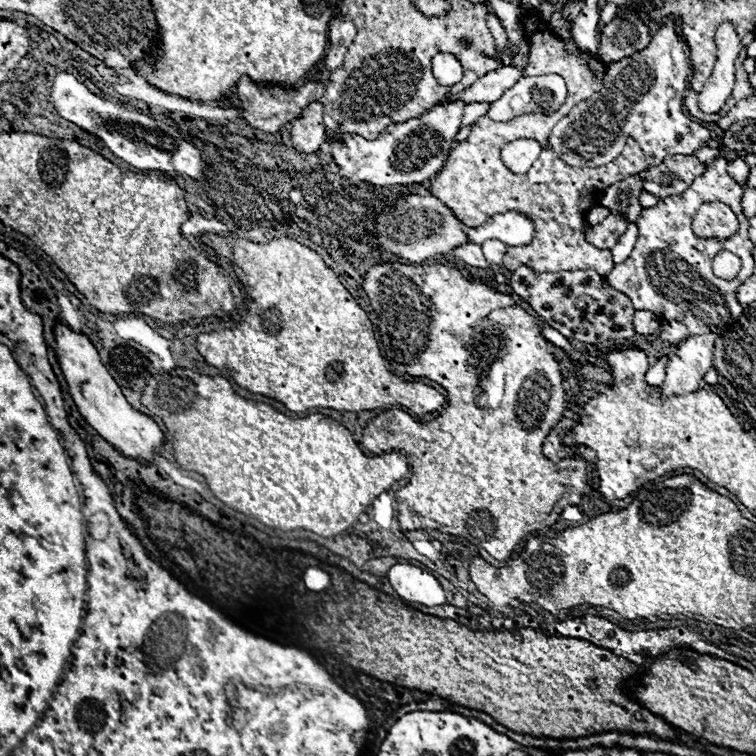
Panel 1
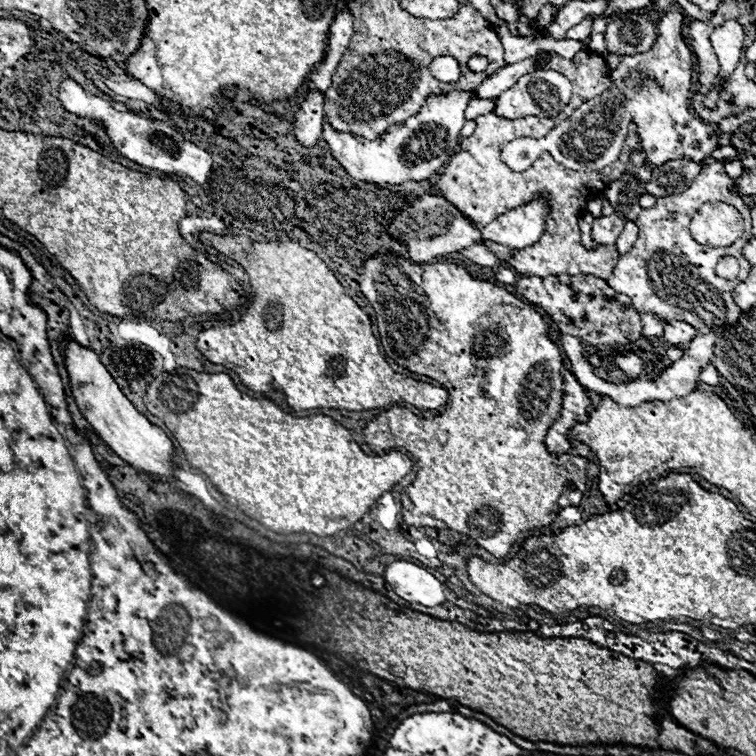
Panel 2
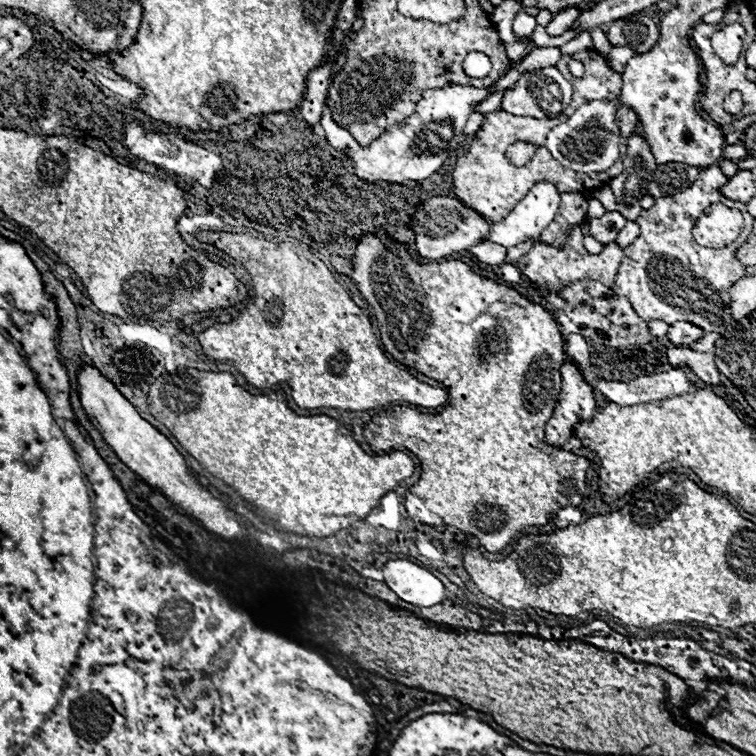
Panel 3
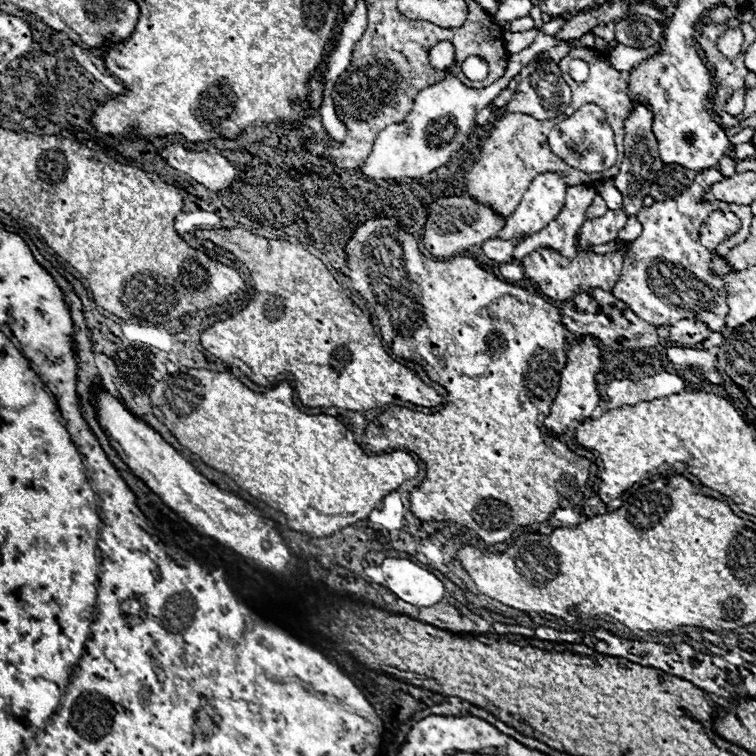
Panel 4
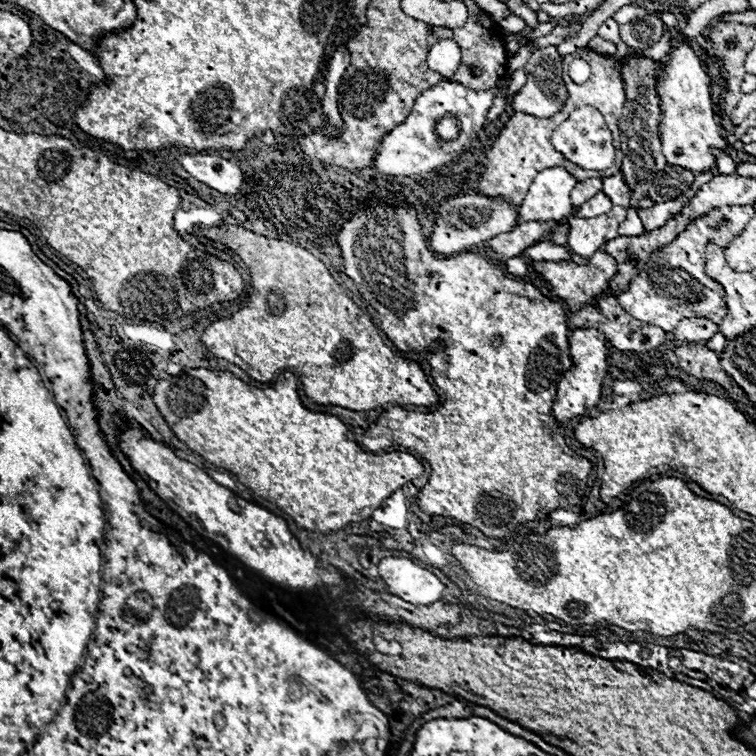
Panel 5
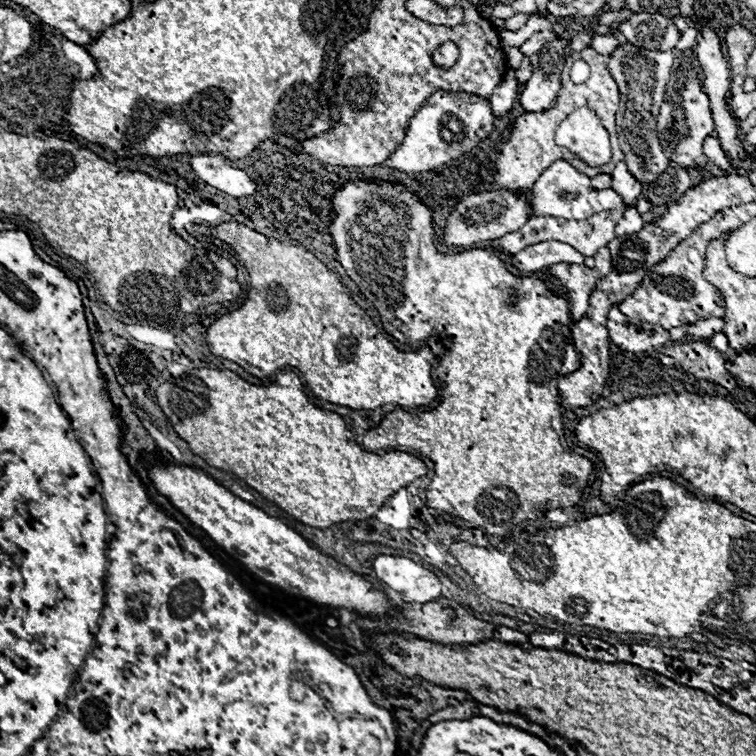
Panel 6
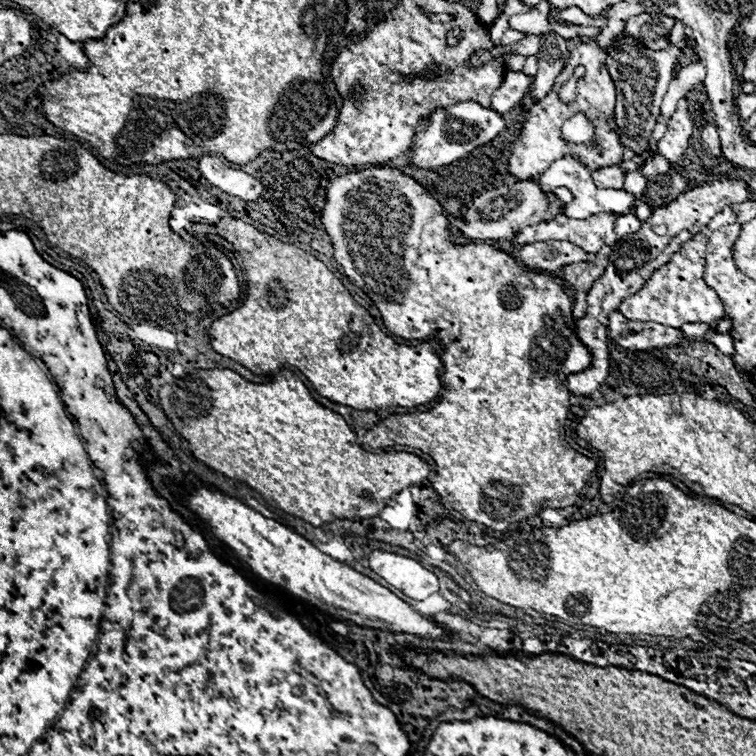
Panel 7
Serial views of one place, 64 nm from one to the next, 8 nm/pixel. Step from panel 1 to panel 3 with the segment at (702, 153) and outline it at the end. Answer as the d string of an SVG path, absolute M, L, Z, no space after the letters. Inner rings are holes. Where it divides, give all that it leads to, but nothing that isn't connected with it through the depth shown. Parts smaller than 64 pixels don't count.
M734 144L734 146L726 146L726 152L722 152L722 158L730 158L730 160L740 160L750 156L750 152L742 146L742 144Z

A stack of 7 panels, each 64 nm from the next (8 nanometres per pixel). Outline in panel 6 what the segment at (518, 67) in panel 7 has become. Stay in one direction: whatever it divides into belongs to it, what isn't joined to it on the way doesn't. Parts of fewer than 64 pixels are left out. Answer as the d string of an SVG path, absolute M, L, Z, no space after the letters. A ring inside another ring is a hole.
M506 48L504 50L504 58L506 58L506 62L508 62L508 66L510 68L518 68L520 66L520 62L522 62L522 58L524 58L524 54L518 50L518 48Z

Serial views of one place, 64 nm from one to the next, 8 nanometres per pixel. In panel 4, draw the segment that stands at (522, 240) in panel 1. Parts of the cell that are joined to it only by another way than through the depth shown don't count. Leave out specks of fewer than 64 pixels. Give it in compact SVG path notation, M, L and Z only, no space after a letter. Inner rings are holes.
M556 172L538 174L498 236L520 238L524 232L538 232L548 226L562 212L566 190L566 180Z

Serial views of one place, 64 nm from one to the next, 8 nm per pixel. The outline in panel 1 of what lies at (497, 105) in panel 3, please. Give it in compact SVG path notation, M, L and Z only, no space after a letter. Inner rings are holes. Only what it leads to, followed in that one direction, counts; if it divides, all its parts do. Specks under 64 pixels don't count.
M470 102L470 104L466 104L464 116L462 116L462 126L466 126L466 124L472 126L480 116L484 116L488 112L488 108L490 108L488 102Z

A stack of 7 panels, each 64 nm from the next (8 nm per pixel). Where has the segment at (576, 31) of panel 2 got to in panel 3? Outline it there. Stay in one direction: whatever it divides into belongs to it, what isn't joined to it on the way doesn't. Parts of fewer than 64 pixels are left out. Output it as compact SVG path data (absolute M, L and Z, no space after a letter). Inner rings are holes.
M538 24L534 34L532 34L532 42L534 42L536 48L550 48L550 46L562 46L562 44L566 44L568 40L572 40L576 36L578 36L578 32L570 32L570 30L564 32L562 36L548 36L544 26Z

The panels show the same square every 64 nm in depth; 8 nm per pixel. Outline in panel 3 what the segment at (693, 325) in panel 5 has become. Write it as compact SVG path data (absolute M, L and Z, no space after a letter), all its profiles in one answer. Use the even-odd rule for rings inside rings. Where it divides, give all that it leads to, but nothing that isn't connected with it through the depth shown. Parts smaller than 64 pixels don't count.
M678 321L670 325L667 332L667 337L674 346L692 346L698 338L704 336L702 328L692 326L692 323Z

